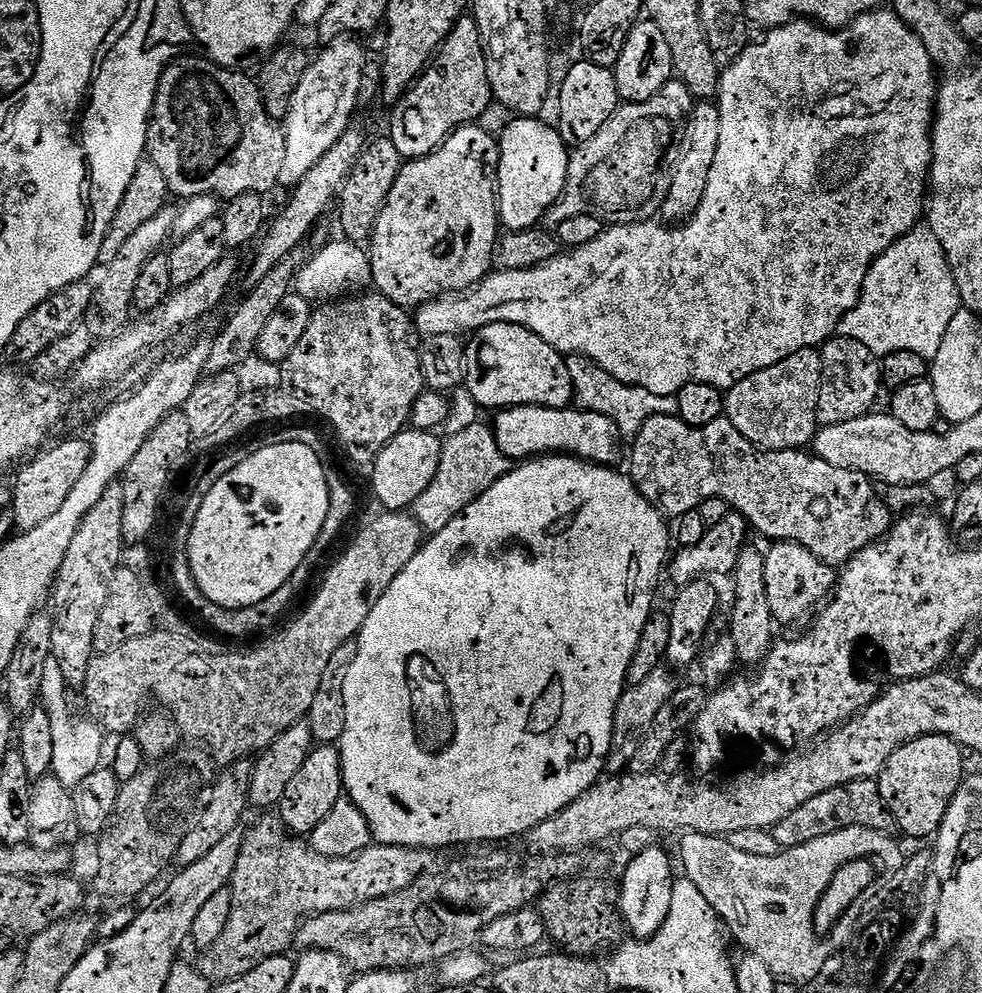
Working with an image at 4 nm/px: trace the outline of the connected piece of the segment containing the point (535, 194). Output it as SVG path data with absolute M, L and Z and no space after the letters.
M512 118L512 121L504 128L504 133L499 133L498 143L500 145L500 162L496 165L496 187L498 189L498 220L501 225L505 224L508 230L532 230L543 221L546 213L554 206L554 202L558 200L562 194L562 190L566 184L566 174L568 173L568 158L570 155L569 145L560 137L559 131L555 127L552 128L548 124L543 124L540 118Z

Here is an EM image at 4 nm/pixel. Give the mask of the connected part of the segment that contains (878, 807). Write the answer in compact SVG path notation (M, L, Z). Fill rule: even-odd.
M875 779L855 780L834 790L826 790L826 794L818 794L817 797L810 798L810 802L798 806L794 814L786 814L782 822L774 825L770 829L770 836L776 839L775 847L783 850L809 844L814 842L814 838L826 838L826 834L834 834L850 826L873 828L886 833L891 833L896 828L896 820L890 814L880 793L879 783Z

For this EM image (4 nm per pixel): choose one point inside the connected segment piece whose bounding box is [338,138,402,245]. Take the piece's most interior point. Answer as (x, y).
(361, 199)

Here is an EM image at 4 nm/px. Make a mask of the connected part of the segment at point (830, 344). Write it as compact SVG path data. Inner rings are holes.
M837 335L823 345L822 386L818 398L816 423L820 426L854 422L869 415L882 391L881 357L854 338Z

